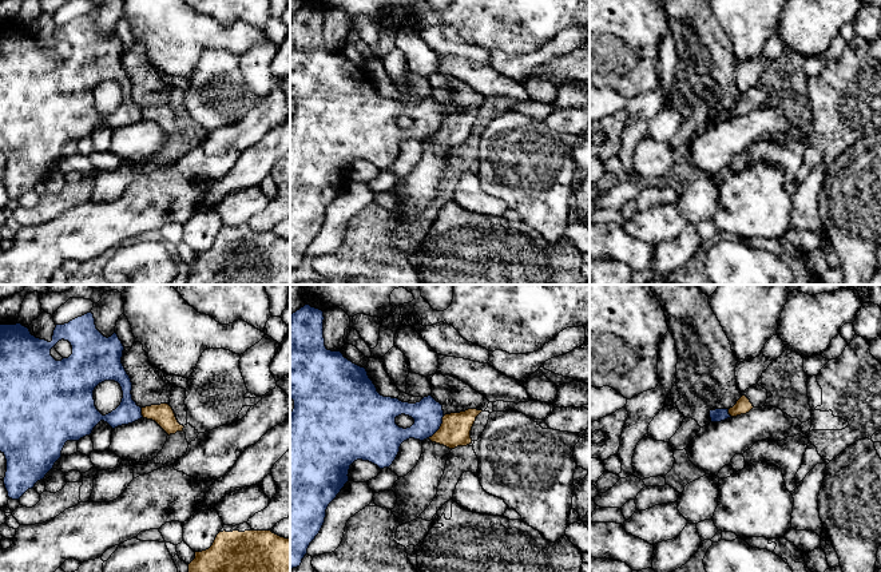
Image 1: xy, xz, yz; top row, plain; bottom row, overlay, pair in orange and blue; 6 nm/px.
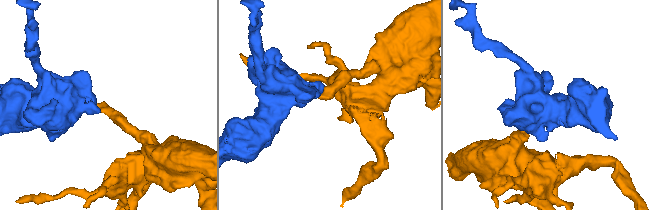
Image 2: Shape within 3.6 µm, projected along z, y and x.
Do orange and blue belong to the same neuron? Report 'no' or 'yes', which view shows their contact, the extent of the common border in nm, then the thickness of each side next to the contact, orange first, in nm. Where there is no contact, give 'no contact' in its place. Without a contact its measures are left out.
no | xz | 170 nm | 190/180 nm

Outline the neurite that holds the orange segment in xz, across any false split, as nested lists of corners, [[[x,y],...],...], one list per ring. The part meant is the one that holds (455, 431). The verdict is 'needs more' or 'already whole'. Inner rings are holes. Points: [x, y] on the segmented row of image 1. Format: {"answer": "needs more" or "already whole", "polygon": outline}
{"answer": "already whole", "polygon": [[[468,409],[460,413],[445,414],[440,429],[429,440],[449,449],[472,444],[471,430],[481,412]]]}

